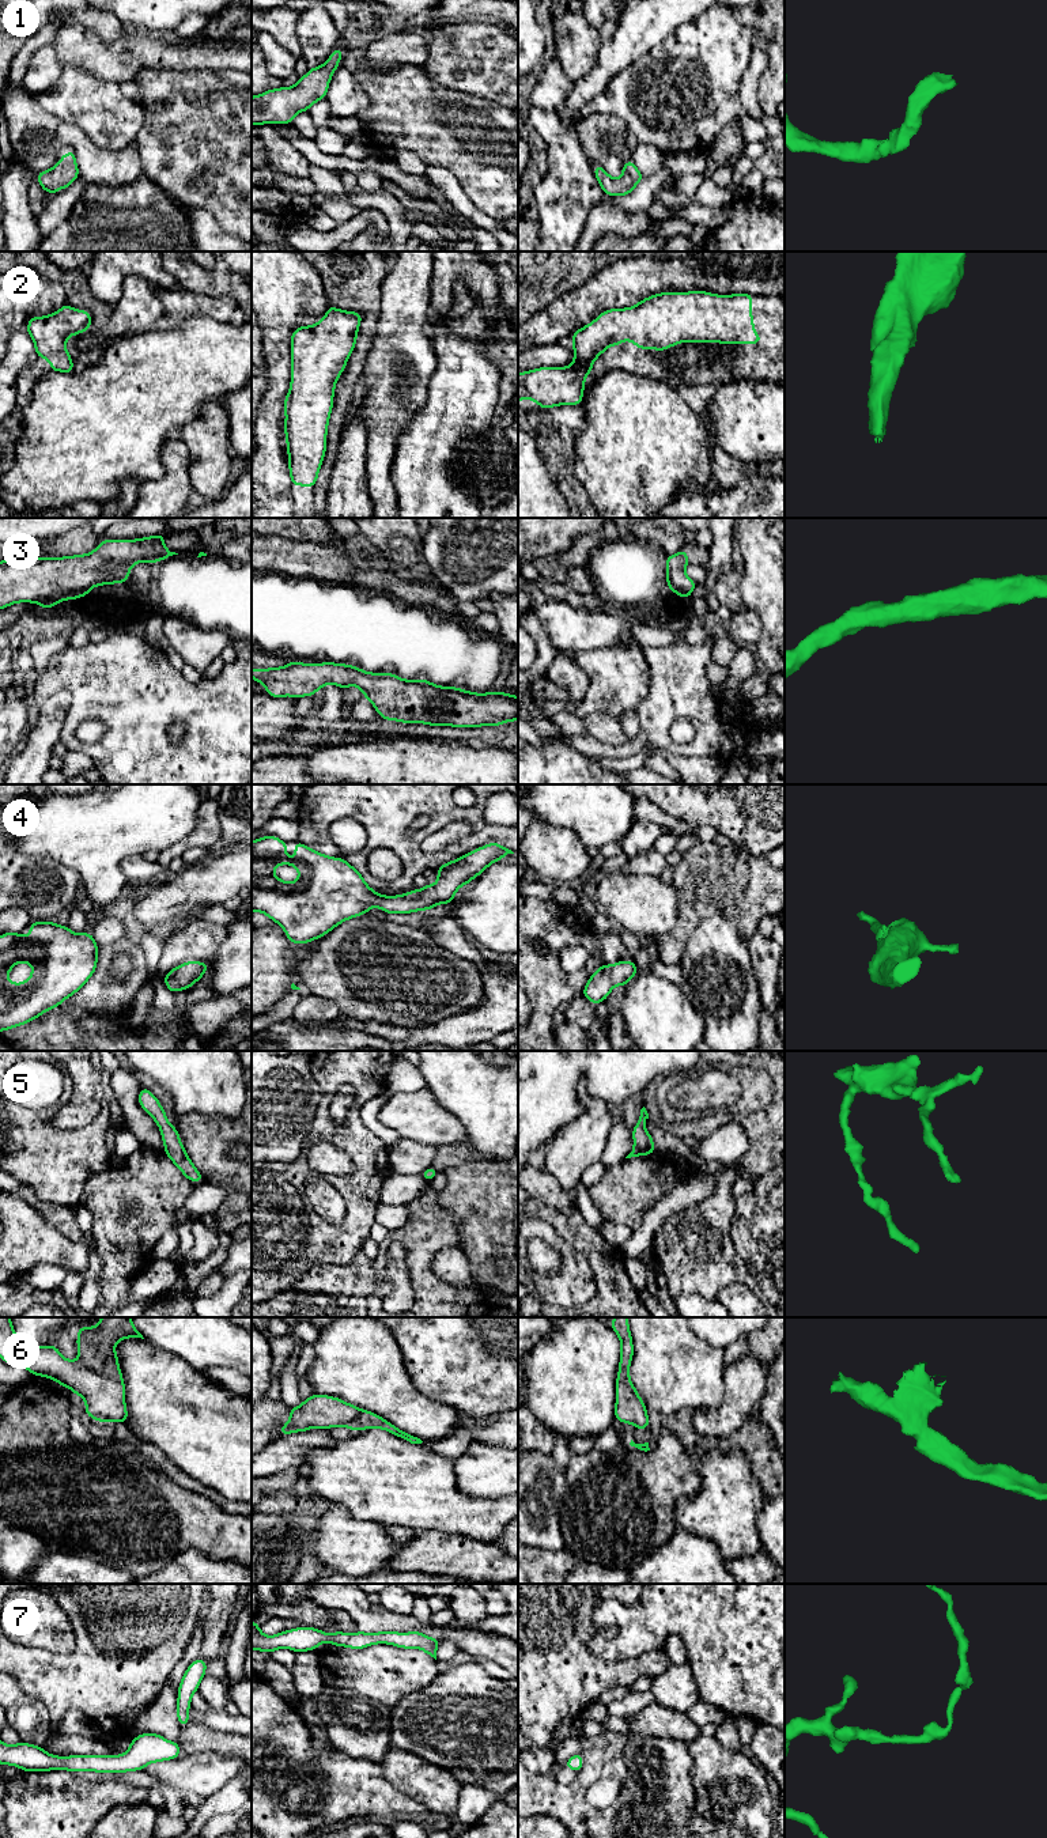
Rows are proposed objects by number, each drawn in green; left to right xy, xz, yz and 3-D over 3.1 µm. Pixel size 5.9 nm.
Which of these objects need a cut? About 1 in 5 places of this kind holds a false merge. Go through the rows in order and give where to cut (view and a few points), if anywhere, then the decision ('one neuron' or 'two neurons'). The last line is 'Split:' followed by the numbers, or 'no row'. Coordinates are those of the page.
1: no cut | one neuron
2: no cut | one neuron
3: no cut | one neuron
4: no cut | one neuron
5: no cut | one neuron
6: no cut | one neuron
7: no cut | one neuron
Split: no row

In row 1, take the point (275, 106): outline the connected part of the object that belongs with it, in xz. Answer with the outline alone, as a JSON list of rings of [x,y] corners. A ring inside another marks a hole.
[[[334,49],[326,63],[318,68],[309,68],[307,75],[299,77],[298,83],[290,88],[269,88],[261,95],[252,97],[252,124],[291,124],[292,118],[299,111],[307,111],[313,103],[324,99],[326,97],[329,82],[334,69],[341,65],[339,60],[343,57],[343,54],[344,49]]]

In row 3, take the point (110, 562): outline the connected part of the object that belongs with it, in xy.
[[[165,533],[139,540],[103,540],[91,553],[65,557],[8,557],[0,561],[0,609],[16,602],[34,602],[48,609],[60,601],[84,597],[95,586],[125,583],[136,563],[158,563],[178,555],[166,548],[163,538]]]

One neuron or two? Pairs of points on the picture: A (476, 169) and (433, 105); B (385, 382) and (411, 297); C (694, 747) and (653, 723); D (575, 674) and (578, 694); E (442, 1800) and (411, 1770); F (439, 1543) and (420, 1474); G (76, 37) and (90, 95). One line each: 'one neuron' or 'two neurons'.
A: one neuron
B: one neuron
C: one neuron
D: one neuron
E: one neuron
F: two neurons
G: two neurons

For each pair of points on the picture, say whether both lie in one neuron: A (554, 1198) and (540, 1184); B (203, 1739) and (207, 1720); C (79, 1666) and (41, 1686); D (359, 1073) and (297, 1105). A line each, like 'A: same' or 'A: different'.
A: same
B: different
C: same
D: different

